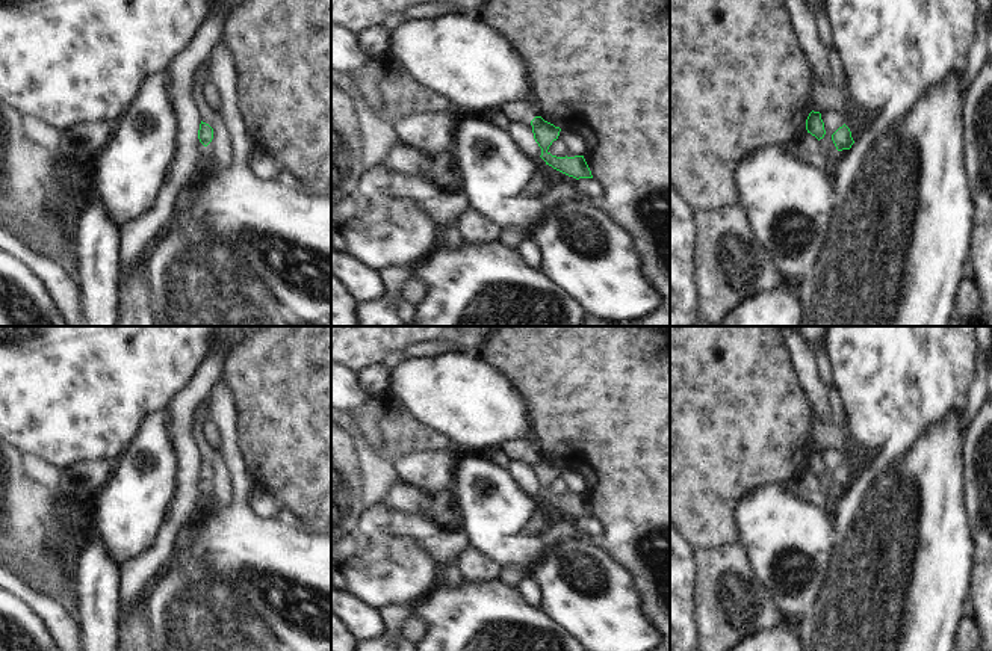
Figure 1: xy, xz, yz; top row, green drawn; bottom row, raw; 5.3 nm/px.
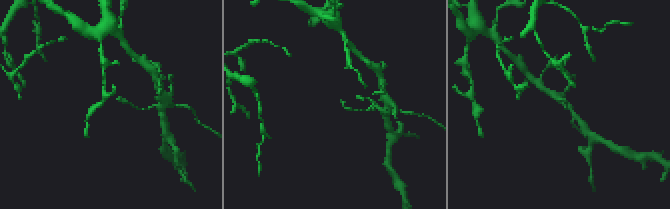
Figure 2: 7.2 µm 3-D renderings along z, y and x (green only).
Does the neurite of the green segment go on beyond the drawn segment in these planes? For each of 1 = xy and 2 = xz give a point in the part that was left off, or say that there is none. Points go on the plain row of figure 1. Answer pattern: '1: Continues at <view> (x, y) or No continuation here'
1: No continuation here
2: No continuation here.

